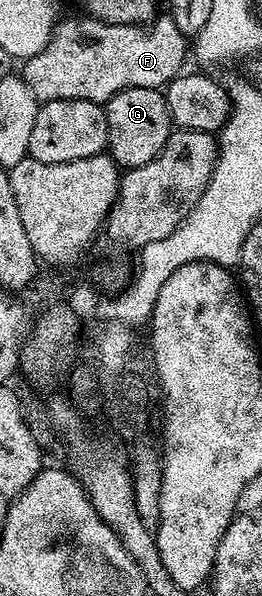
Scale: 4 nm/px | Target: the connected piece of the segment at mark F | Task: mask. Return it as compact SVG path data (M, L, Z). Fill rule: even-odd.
M92 16L84 17L62 17L53 30L53 38L47 48L35 56L24 59L23 77L31 92L37 97L38 103L44 104L51 100L91 100L104 104L111 100L111 96L127 88L161 90L182 73L184 66L181 65L185 62L185 50L187 54L187 39L183 32L179 32L173 18L154 17L146 28L144 25L111 24L100 22Z

